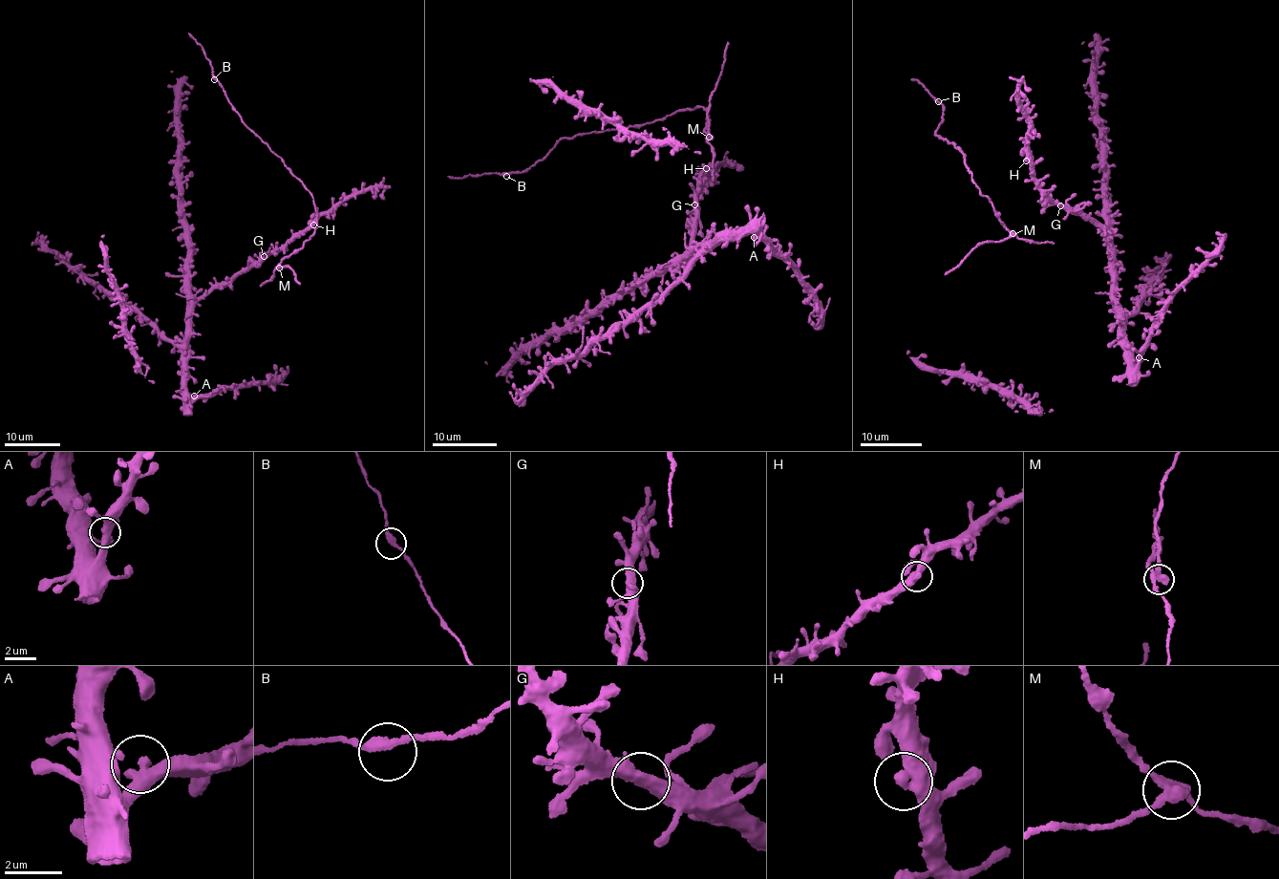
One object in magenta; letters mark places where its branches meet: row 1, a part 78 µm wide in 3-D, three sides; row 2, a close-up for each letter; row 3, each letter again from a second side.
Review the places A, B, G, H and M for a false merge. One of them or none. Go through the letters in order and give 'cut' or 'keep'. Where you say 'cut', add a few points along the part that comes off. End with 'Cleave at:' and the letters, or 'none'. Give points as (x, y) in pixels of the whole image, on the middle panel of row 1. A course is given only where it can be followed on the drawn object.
A: keep
B: keep
G: keep
H: keep
M: cut; foreign part runs (709, 137), (708, 104), (719, 81), (727, 42)
Cleave at: M

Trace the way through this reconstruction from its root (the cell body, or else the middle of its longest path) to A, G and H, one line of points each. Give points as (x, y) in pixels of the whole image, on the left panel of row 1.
A: (247, 267), (193, 305), (187, 344), (186, 391), (189, 401), (194, 396)
G: (247, 267), (264, 256)
H: (247, 267), (313, 225)

